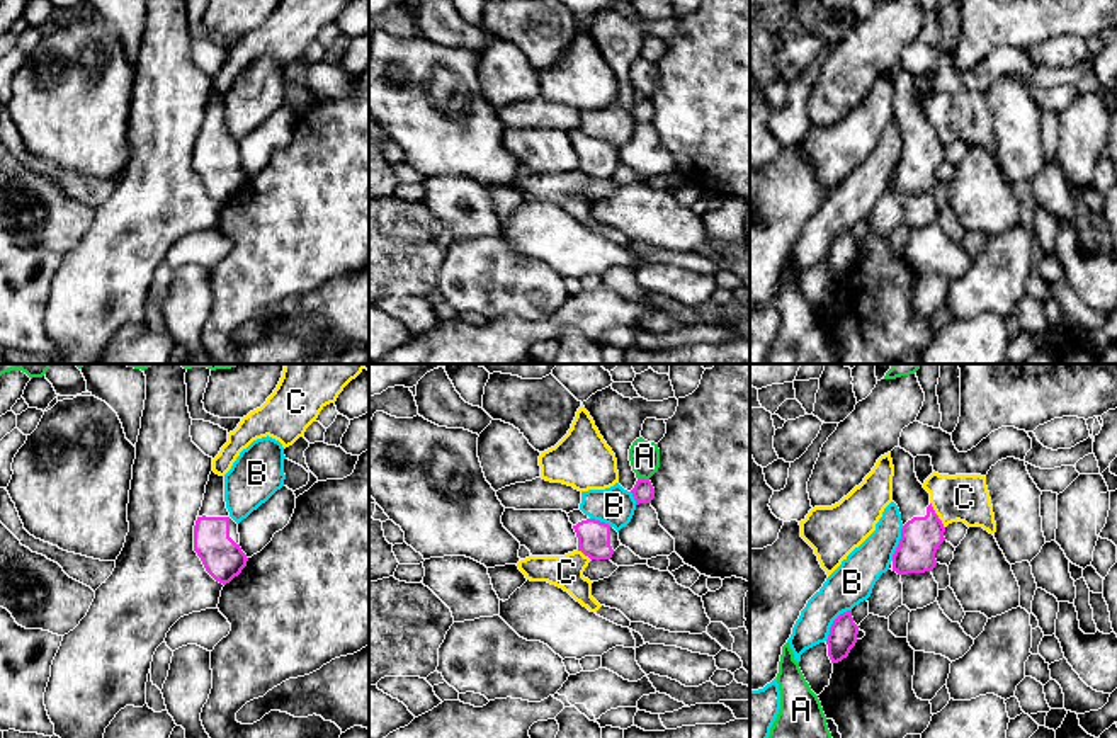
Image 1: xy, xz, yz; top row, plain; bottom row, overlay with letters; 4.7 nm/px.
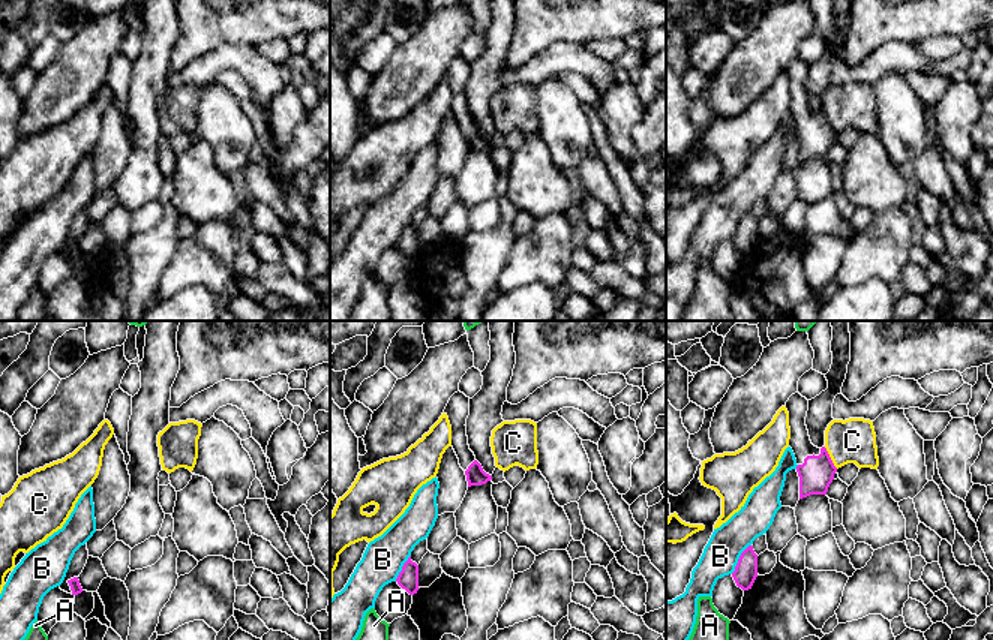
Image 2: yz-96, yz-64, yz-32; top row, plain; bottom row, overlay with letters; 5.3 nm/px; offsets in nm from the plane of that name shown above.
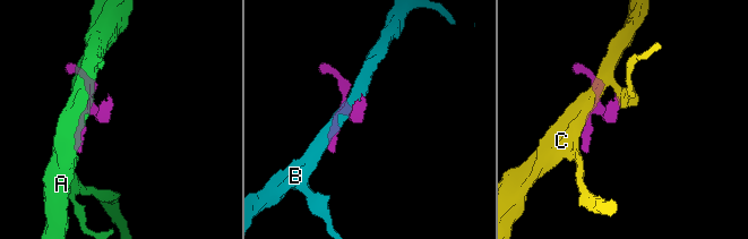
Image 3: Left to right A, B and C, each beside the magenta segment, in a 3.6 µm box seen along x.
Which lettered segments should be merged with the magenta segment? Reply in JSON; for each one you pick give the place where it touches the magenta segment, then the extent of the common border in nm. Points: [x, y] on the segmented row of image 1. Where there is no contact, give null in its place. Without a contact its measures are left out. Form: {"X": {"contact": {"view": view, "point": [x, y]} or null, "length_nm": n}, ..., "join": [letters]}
{"join": []}

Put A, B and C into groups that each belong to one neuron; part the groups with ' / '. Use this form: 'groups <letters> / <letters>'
groups A / B / C

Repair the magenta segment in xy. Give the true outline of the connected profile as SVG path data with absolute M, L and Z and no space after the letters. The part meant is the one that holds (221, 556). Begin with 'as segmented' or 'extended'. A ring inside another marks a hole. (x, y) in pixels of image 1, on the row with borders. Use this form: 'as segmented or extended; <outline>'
extended; M211 471L202 507L194 525L194 551L206 571L226 585L247 566L240 548L238 524L230 517L224 502L224 476Z

